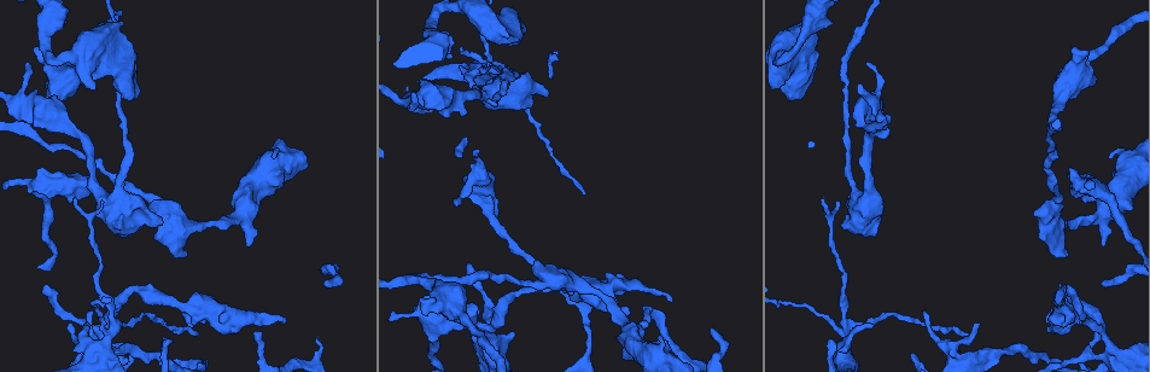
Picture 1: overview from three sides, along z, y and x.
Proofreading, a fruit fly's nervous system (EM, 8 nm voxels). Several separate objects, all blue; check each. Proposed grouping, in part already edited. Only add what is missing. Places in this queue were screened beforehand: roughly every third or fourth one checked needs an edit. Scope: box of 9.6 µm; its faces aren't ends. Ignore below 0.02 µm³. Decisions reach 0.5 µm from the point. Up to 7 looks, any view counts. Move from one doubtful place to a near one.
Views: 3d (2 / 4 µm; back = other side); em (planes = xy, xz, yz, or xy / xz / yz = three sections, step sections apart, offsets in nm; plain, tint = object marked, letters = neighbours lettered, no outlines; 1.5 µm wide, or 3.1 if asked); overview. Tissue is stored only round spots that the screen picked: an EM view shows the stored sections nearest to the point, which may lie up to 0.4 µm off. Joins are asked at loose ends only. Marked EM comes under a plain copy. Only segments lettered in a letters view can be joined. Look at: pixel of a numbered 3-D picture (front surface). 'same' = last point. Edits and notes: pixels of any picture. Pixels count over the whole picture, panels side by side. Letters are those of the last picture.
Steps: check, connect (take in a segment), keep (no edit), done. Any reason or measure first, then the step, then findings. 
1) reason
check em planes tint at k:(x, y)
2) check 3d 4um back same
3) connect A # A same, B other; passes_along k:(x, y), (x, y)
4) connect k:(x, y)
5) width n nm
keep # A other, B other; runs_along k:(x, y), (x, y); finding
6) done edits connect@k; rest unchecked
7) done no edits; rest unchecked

an open end
check em xz step 4 letters at 1:(127, 360)

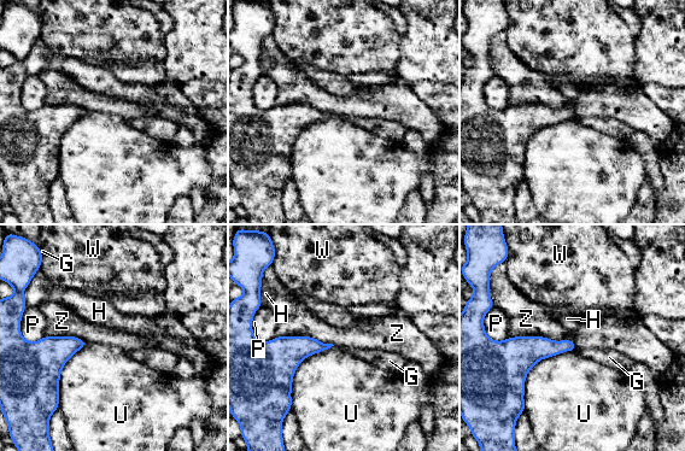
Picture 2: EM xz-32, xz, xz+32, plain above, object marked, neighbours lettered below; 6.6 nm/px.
another direction
check em planes letters same

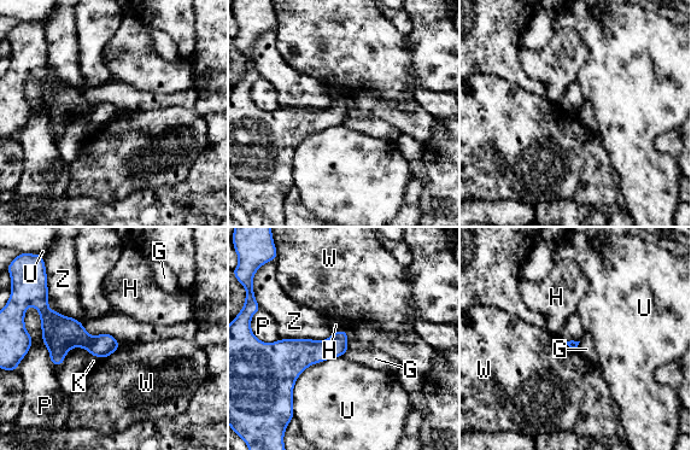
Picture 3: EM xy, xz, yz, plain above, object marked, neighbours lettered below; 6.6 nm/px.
keep # G other, H other, K other, P other, U other, W other, Z other; border 3:(349, 349), (343, 355); no lettered segment goes on from it

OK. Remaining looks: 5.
thin end
check em planes letters at 1:(584, 195)

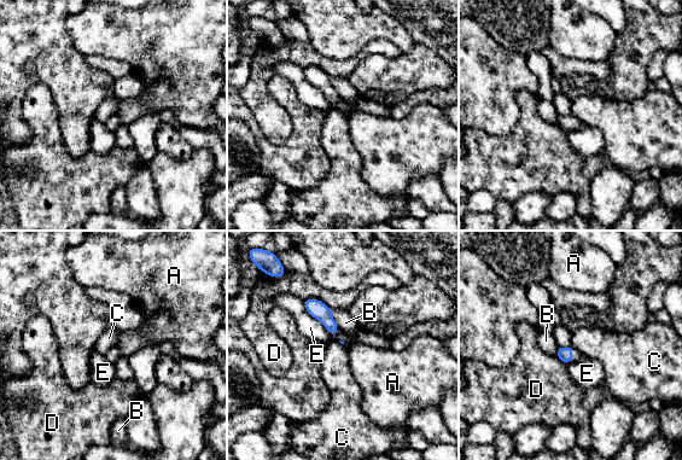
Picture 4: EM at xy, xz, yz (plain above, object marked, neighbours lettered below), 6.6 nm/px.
width 80 nm; longest_contact E 280 nm
keep # A other, B other, C other, D other, E other; no lettered segment goes on from it

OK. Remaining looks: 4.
free end
check 3d 4um at 1:(428, 297)

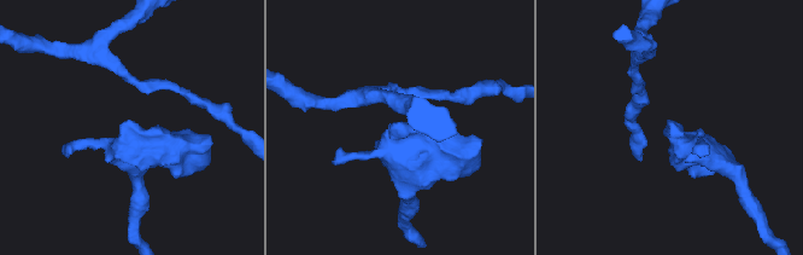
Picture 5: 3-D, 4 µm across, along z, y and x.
check em yz step 4 letters at 5:(667, 123)

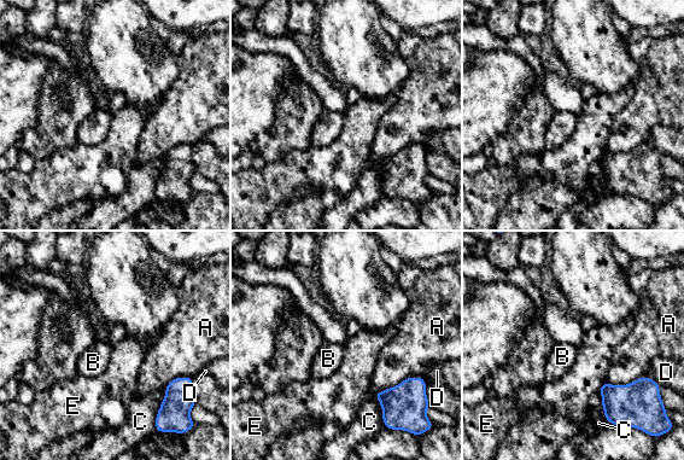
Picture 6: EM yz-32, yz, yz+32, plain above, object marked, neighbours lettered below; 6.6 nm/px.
cut it another way
check em planes letters same

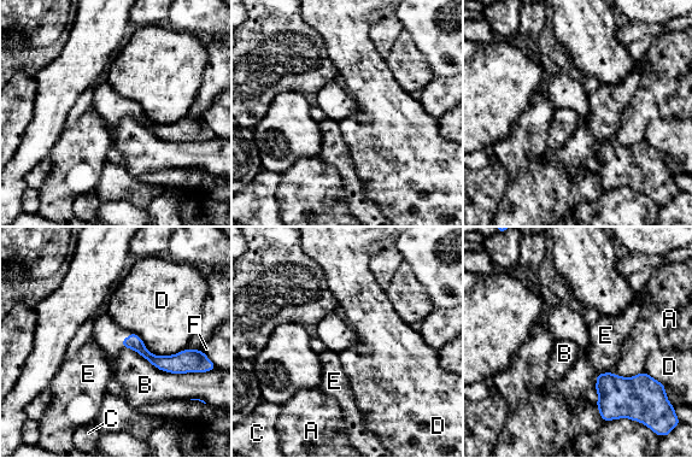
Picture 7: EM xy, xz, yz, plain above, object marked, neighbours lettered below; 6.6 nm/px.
keep # A other, B other, C other, D other, E other, F other; runs_along 7:(125, 341), (158, 362), (204, 360); no lettered segment goes on from it

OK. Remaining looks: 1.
done no edits; rest unchecked

